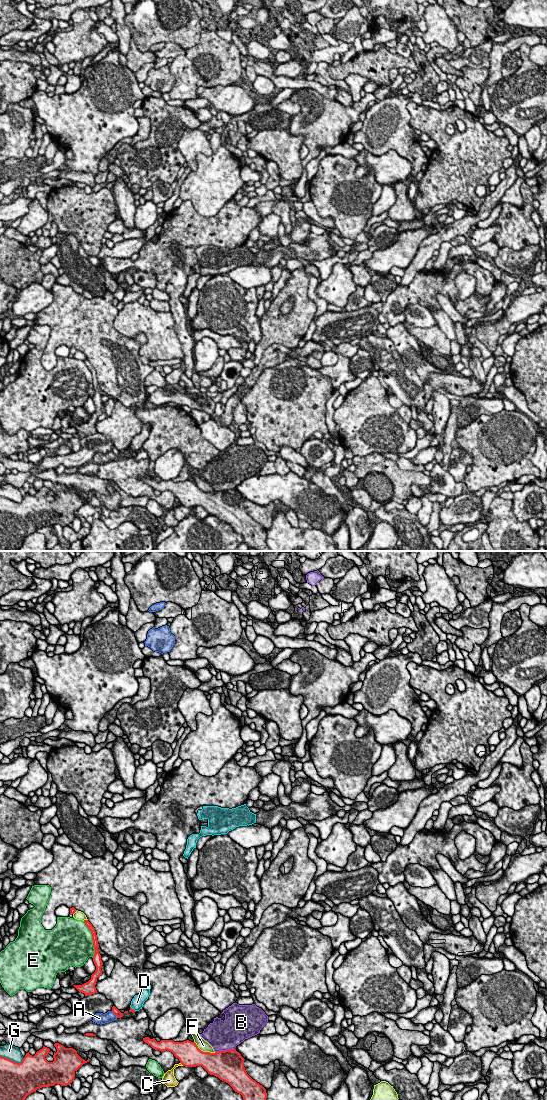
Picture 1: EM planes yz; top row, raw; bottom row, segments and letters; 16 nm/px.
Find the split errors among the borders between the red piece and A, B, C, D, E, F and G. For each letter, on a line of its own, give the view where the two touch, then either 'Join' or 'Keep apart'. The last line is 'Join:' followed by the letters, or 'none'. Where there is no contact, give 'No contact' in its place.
A: Touches red in yz. Keep apart
B: Touches red in yz. Keep apart
C: Touches red in yz. Keep apart
D: Touches red in yz. Join
E: Touches red in yz. Keep apart
F: Touches red in yz. Keep apart
G: Touches red in yz. Keep apart
Join: D

